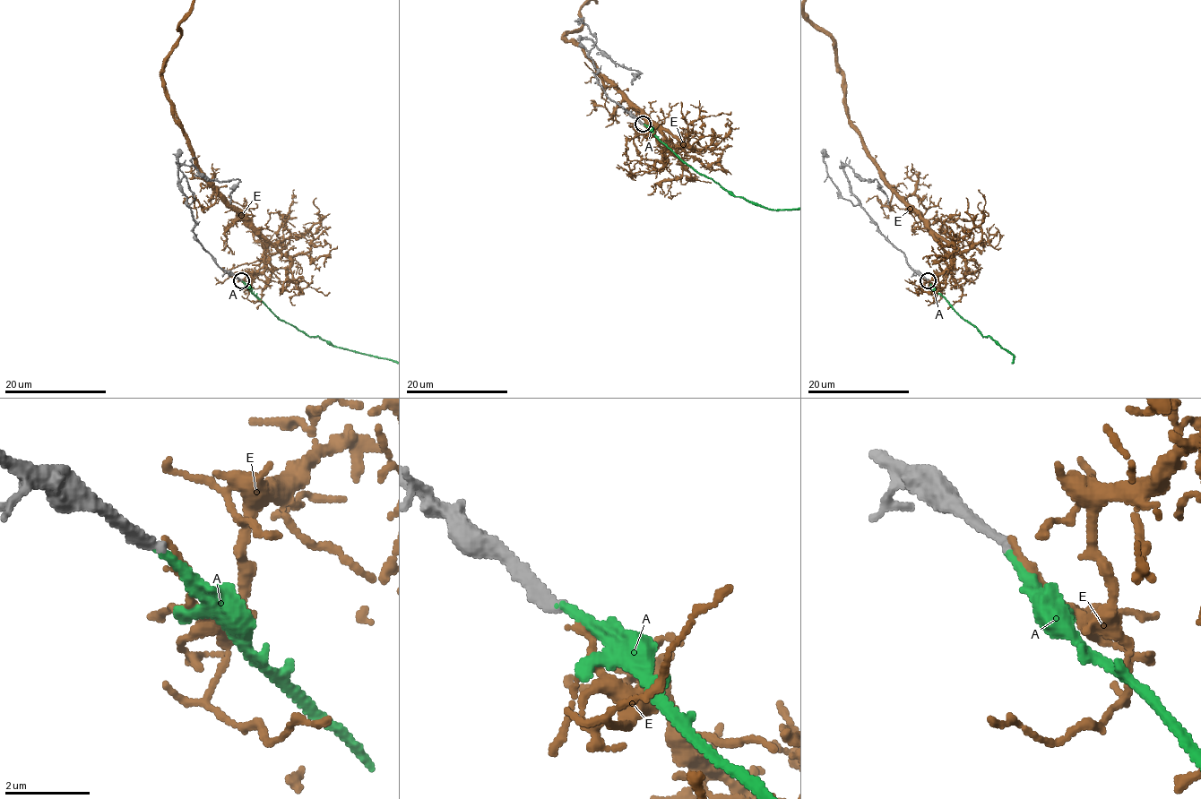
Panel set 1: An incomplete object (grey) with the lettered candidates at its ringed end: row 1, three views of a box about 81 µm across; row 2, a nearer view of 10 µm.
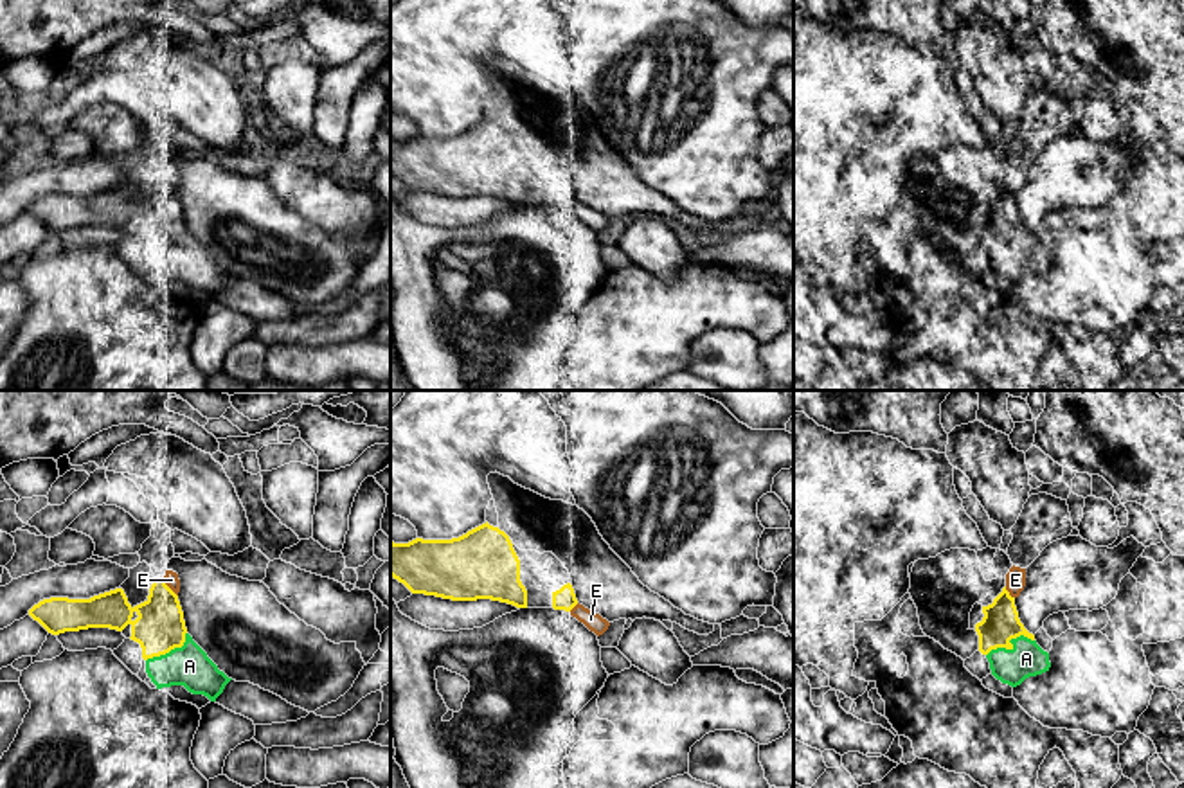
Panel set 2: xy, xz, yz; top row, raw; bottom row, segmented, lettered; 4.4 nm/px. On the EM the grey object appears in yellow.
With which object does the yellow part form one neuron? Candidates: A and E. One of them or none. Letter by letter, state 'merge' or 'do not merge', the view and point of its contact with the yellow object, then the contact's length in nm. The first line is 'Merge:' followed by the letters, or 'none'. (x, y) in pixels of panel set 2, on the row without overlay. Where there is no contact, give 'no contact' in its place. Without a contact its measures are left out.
Merge: A
A: merge | yz (1012, 241) | 220 nm
E: do not merge | xy (168, 184) | 110 nm

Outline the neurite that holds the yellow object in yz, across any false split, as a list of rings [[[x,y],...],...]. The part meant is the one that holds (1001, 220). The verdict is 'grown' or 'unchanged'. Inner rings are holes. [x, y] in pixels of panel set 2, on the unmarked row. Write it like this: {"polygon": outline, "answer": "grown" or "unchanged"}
{"polygon": [[[1006,184],[991,201],[982,203],[982,218],[975,221],[979,248],[988,255],[991,272],[1011,284],[1026,275],[1049,268],[1049,250],[1018,216],[1015,194]]], "answer": "grown"}

